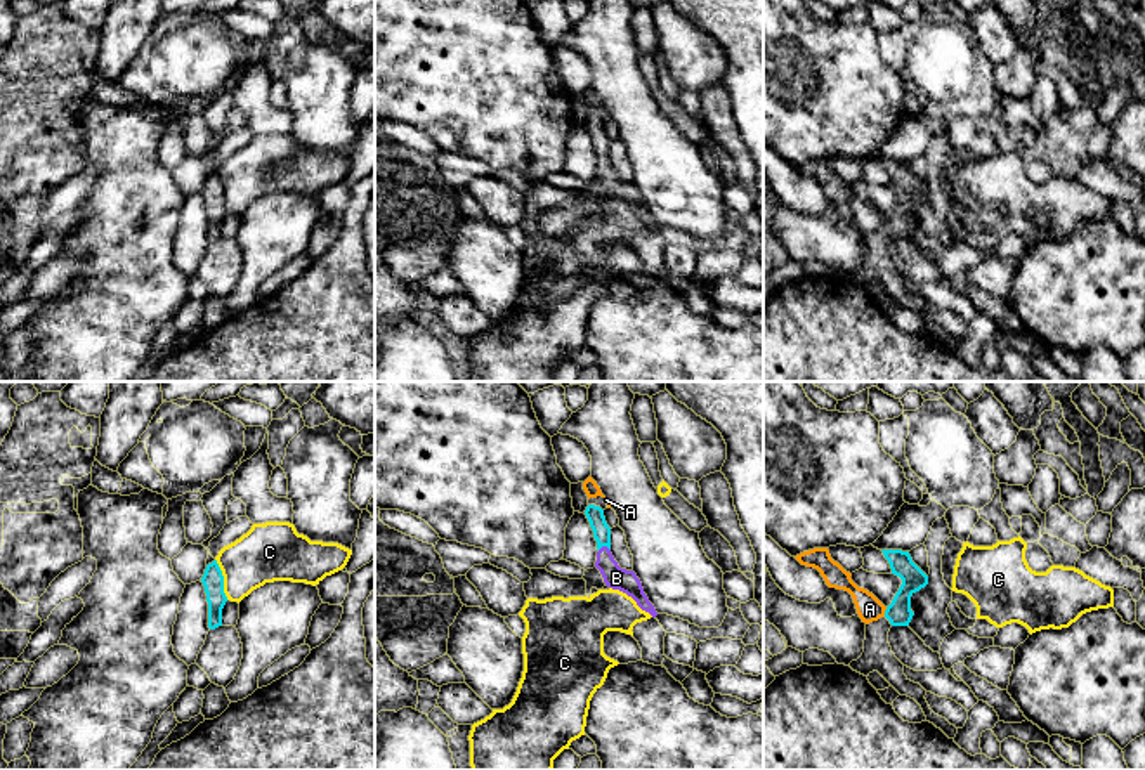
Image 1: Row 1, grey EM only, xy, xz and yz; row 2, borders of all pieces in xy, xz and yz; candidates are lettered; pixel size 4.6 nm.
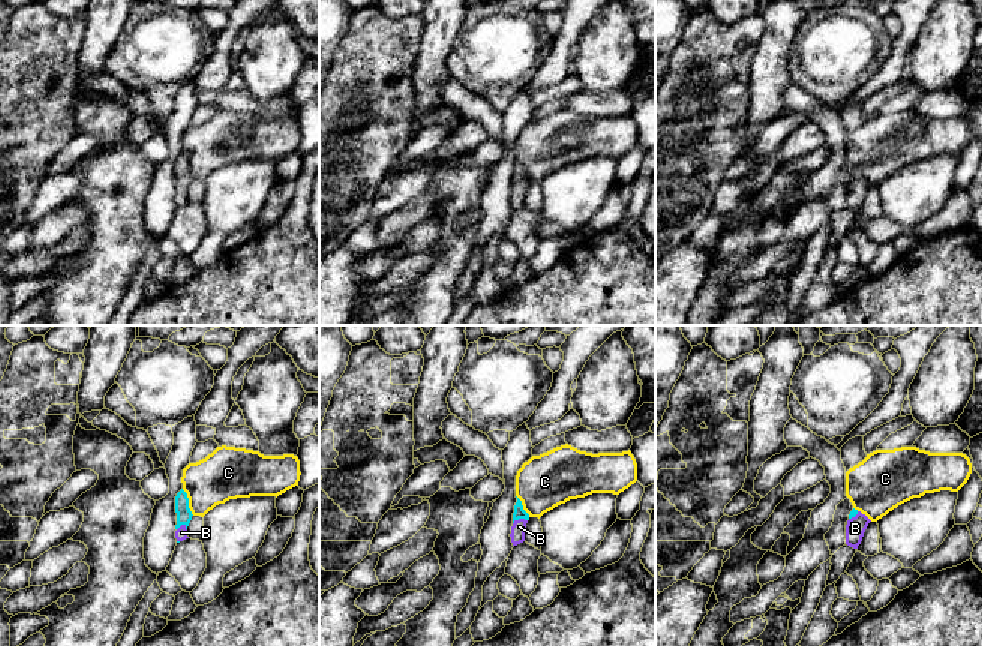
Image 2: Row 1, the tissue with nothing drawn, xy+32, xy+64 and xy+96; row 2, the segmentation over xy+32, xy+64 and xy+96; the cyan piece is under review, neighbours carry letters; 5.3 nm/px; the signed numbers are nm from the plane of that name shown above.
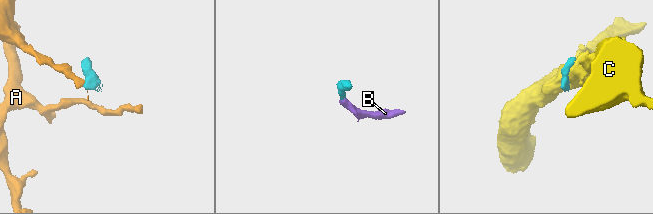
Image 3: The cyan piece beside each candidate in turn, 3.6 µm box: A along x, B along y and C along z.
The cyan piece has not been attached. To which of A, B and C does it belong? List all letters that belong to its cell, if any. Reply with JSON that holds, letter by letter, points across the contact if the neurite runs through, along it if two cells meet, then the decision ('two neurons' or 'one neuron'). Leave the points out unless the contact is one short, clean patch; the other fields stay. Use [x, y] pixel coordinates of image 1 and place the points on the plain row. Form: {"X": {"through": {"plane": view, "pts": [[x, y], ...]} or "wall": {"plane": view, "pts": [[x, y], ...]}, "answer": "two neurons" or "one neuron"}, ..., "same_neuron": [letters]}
{"A": {"wall": {"plane": "yz", "pts": [[887, 219], [883, 226]]}, "answer": "two neurons"}, "B": {"through": {"plane": "xz", "pts": [[594, 125], [604, 156], [604, 172], [616, 189]]}, "answer": "one neuron"}, "C": {"wall": {"plane": "xy", "pts": [[215, 170], [222, 188], [222, 203], [228, 210]]}, "answer": "two neurons"}, "same_neuron": ["B"]}

